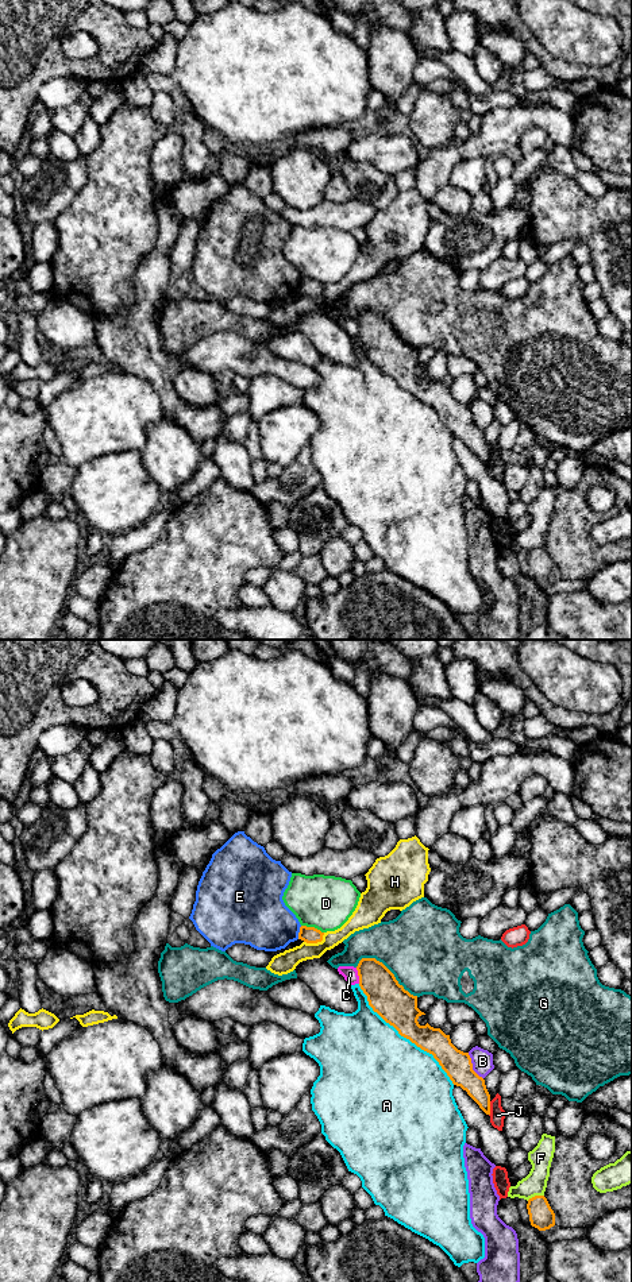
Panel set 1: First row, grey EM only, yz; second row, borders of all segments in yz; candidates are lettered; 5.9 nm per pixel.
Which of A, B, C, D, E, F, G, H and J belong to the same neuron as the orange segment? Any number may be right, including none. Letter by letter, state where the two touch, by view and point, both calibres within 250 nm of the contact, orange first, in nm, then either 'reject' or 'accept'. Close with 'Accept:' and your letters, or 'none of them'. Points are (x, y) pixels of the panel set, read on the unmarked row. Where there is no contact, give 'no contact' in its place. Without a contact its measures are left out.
A: yz (404, 389) | 220/500 nm | reject
B: yz (471, 419) | 160/130 nm | reject
C: yz (359, 328) | 220/90 nm | reject
D: yz (312, 280) | 100/320 nm | reject
E: yz (299, 285) | 100/340 nm | reject
F: yz (535, 548) | 150/140 nm | reject
G: yz (389, 323) | 220/480 nm | reject
H: yz (316, 294) | 100/130 nm | reject
J: yz (489, 460) | 140/90 nm | reject
Accept: none of them

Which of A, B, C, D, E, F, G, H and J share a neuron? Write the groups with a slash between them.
A / B / C / D / E / F / G / H / J

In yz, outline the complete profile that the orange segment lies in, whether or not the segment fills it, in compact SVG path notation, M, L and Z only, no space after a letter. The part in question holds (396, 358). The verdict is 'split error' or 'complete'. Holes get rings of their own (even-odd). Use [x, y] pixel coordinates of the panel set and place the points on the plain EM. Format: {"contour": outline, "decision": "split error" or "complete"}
{"contour": "M362 310L357 318L359 328L359 339L367 348L369 358L386 375L393 378L398 386L421 402L433 408L442 421L447 425L454 437L460 439L479 457L479 460L490 467L490 447L486 441L485 432L473 422L473 416L469 405L458 402L440 381L433 381L428 375L420 378L417 371L425 367L417 360L417 348L411 347L398 336L394 327L375 310Z", "decision": "complete"}

